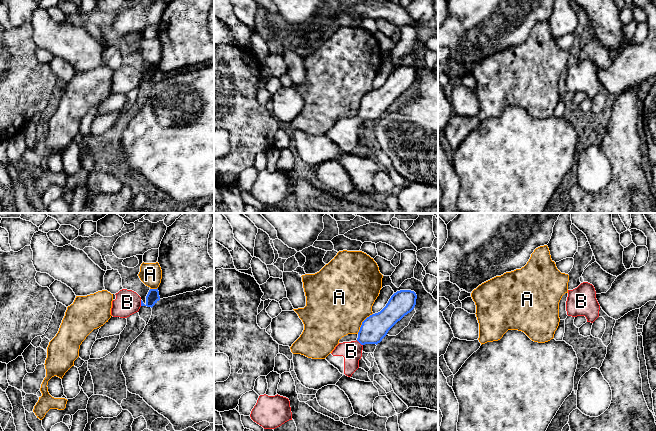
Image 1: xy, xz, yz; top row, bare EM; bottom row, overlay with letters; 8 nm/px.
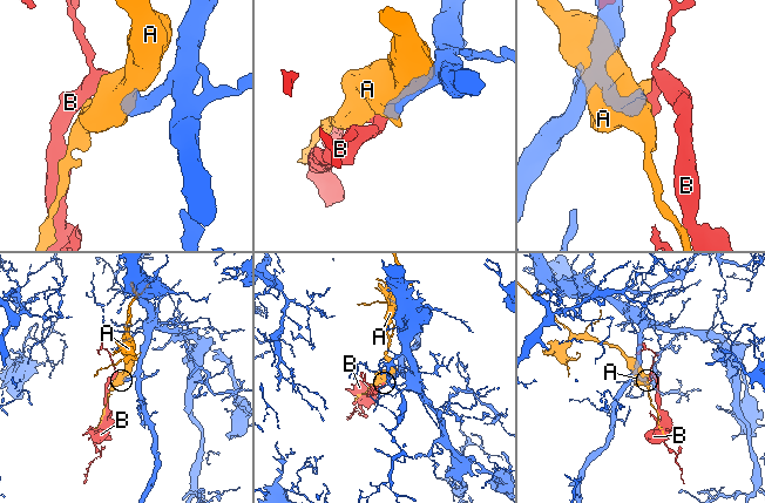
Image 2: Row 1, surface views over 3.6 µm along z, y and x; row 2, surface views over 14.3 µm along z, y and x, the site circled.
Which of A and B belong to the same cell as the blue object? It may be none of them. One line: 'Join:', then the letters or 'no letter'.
Join: B

